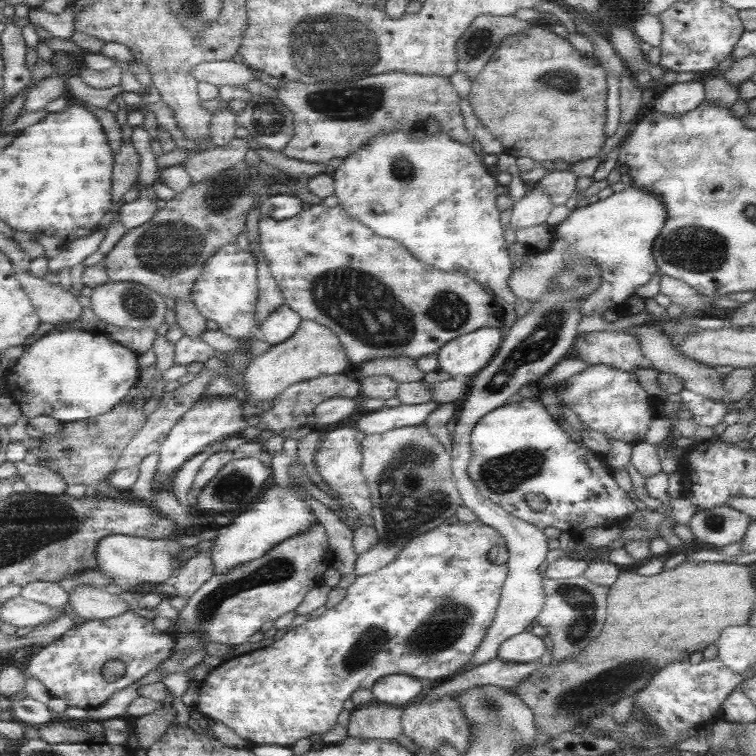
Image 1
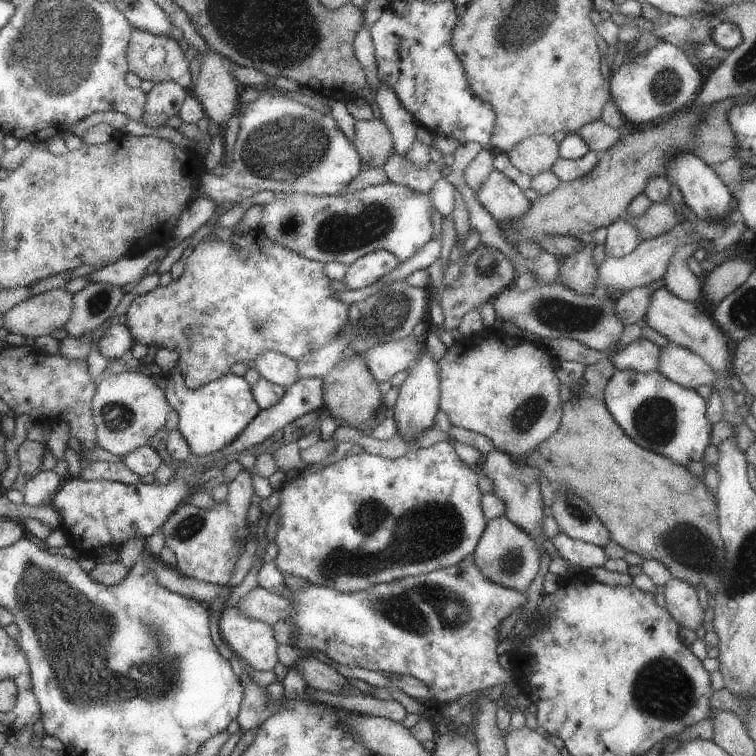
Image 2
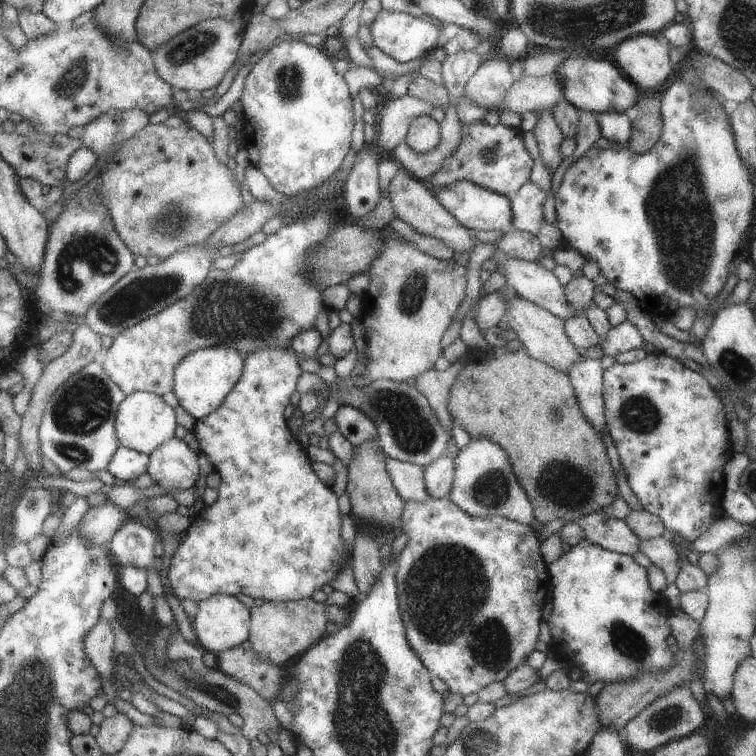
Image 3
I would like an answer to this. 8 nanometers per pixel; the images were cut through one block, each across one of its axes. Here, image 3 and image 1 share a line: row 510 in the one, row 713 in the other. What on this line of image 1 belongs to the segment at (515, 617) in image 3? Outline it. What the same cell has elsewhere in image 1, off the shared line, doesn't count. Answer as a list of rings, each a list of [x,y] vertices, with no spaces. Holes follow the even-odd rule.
[[[451,698],[406,706],[400,716],[400,727],[403,736],[407,736],[417,747],[427,748],[431,752],[442,744],[448,744],[457,754],[462,755],[472,740],[472,730],[460,713],[460,706]]]

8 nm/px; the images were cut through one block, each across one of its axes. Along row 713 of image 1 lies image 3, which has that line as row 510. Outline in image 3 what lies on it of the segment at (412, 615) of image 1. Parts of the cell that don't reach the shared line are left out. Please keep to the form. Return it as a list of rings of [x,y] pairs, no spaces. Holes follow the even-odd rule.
[[[269,346],[269,348],[261,348],[253,354],[249,354],[246,358],[246,364],[243,370],[242,378],[234,390],[230,392],[226,400],[223,400],[221,407],[217,411],[211,412],[205,418],[199,419],[193,427],[199,449],[204,452],[208,460],[212,463],[213,470],[218,472],[221,480],[218,486],[218,499],[210,506],[202,506],[192,512],[193,519],[191,526],[185,531],[183,542],[179,544],[176,551],[172,554],[172,559],[168,567],[165,577],[165,594],[173,594],[182,604],[185,600],[191,600],[199,603],[201,600],[207,600],[215,594],[225,594],[231,596],[239,596],[246,594],[254,598],[262,598],[267,601],[285,601],[297,600],[301,598],[310,598],[315,590],[319,590],[321,586],[329,584],[333,580],[333,576],[337,572],[341,572],[341,568],[347,564],[349,558],[349,550],[345,546],[345,542],[341,540],[341,514],[339,514],[339,506],[335,502],[335,494],[325,486],[323,481],[319,480],[317,474],[313,474],[314,470],[309,468],[307,456],[301,450],[301,446],[297,444],[297,438],[293,438],[293,433],[289,429],[288,418],[285,418],[285,408],[291,402],[291,392],[295,390],[295,384],[298,384],[298,378],[303,374],[303,370],[297,366],[301,362],[301,358],[291,350],[291,348],[279,348],[279,346]]]

